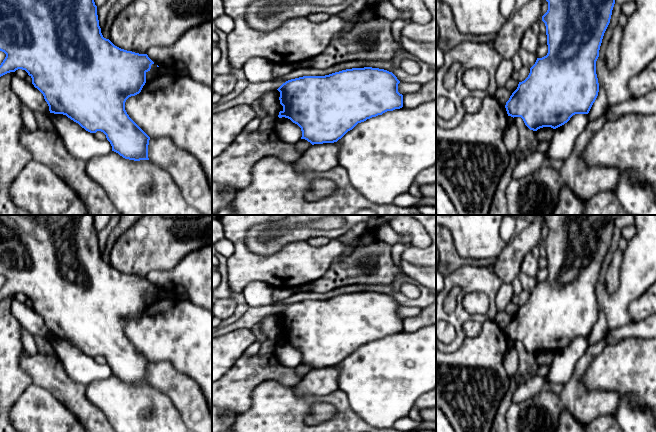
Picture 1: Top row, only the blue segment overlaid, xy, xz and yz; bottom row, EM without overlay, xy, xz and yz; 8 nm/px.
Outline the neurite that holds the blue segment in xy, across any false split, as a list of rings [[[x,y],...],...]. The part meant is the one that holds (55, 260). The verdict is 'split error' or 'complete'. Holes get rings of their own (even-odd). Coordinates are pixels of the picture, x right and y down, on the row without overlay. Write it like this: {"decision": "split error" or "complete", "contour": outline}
{"decision": "complete", "contour": [[[0,215],[0,275],[6,278],[0,289],[0,301],[18,293],[25,294],[32,302],[34,311],[43,318],[50,337],[66,339],[90,357],[103,356],[112,370],[112,375],[125,383],[134,385],[149,384],[148,369],[150,361],[129,341],[125,334],[125,326],[129,321],[141,316],[146,307],[146,297],[150,295],[154,286],[147,278],[121,273],[109,263],[103,261],[99,250],[93,215]]]}

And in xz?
{"decision": "complete", "contour": [[[364,291],[352,292],[325,300],[303,300],[283,307],[277,314],[280,316],[280,328],[283,334],[278,341],[288,342],[297,348],[302,355],[301,363],[314,368],[334,367],[341,363],[358,347],[403,331],[403,319],[398,316],[400,305],[392,297],[384,293]]]}

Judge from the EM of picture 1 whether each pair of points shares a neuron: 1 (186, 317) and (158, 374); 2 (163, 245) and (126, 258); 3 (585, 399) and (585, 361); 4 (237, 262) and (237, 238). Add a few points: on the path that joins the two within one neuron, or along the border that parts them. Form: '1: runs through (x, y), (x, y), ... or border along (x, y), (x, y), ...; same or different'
1: border along (150, 361), (169, 361), (177, 369), (185, 373); different
2: runs through (154, 245), (147, 245), (135, 252); same
3: runs through (576, 390), (576, 379), (579, 370); same
4: runs through (239, 256), (239, 244); same

